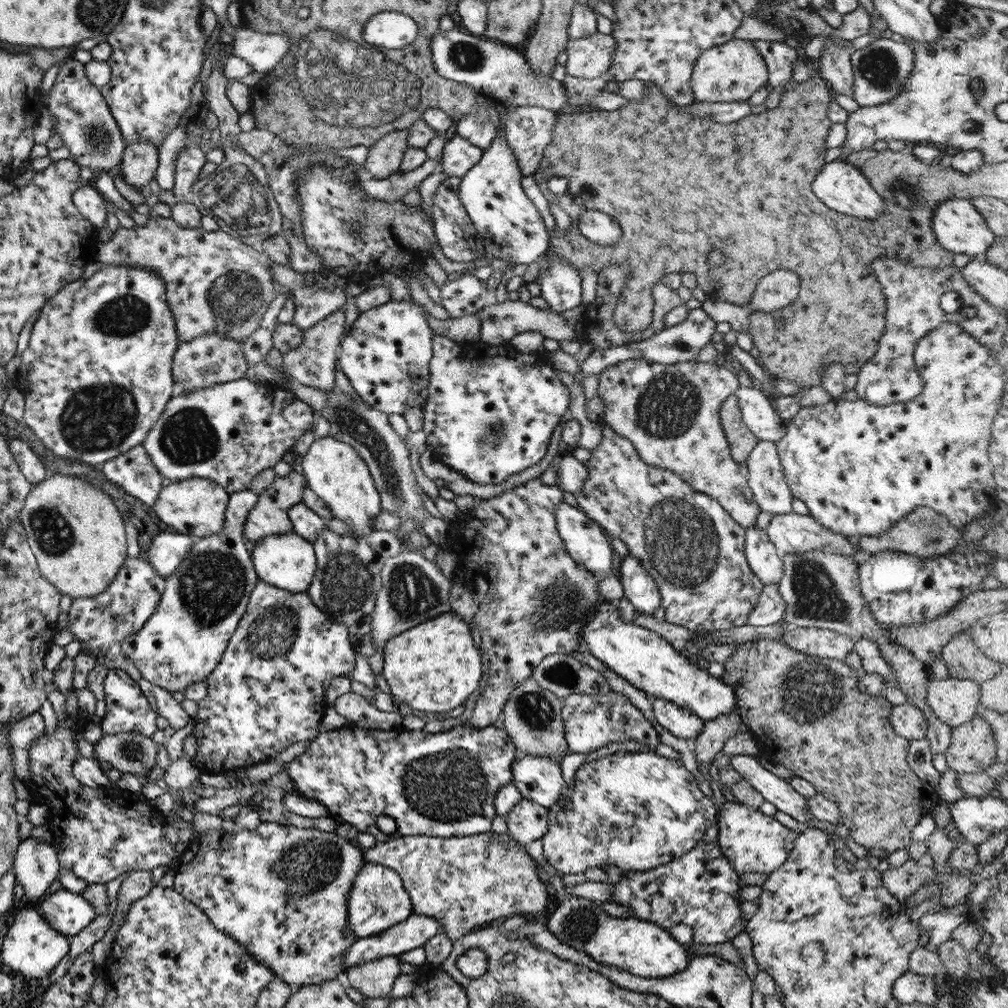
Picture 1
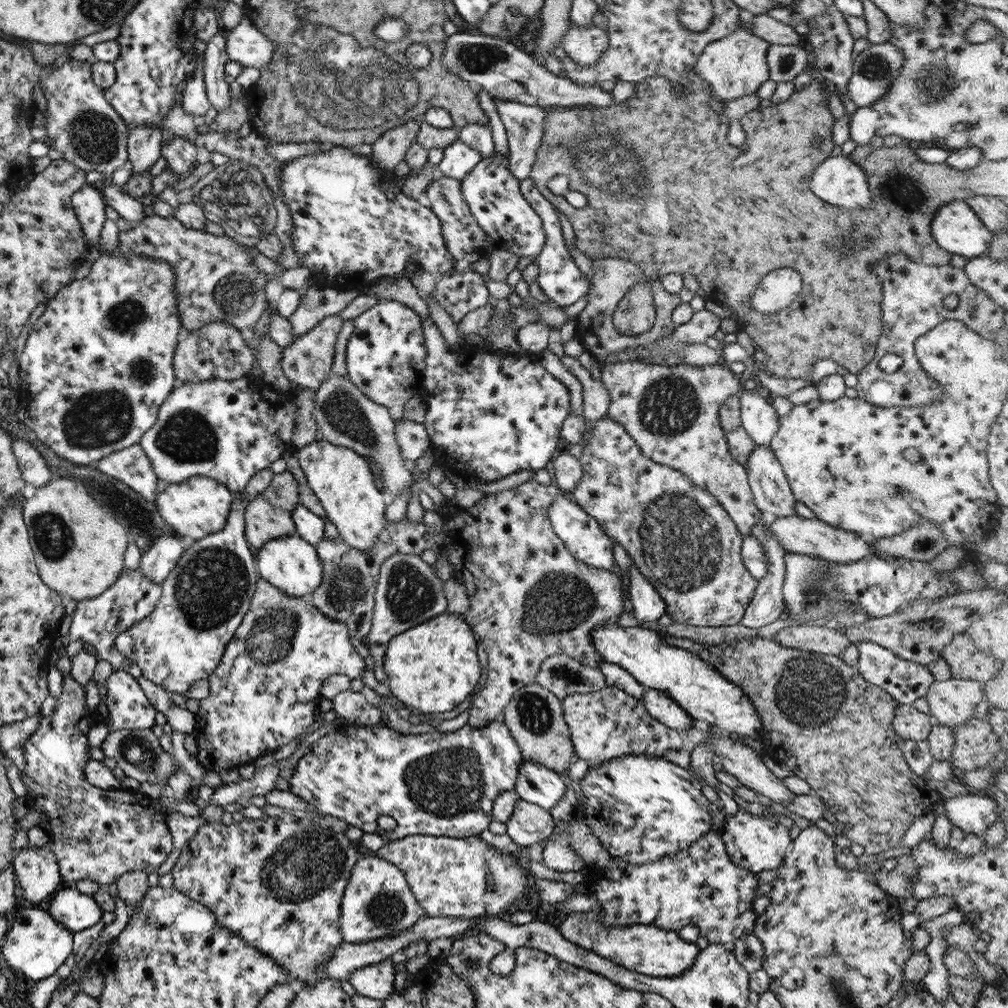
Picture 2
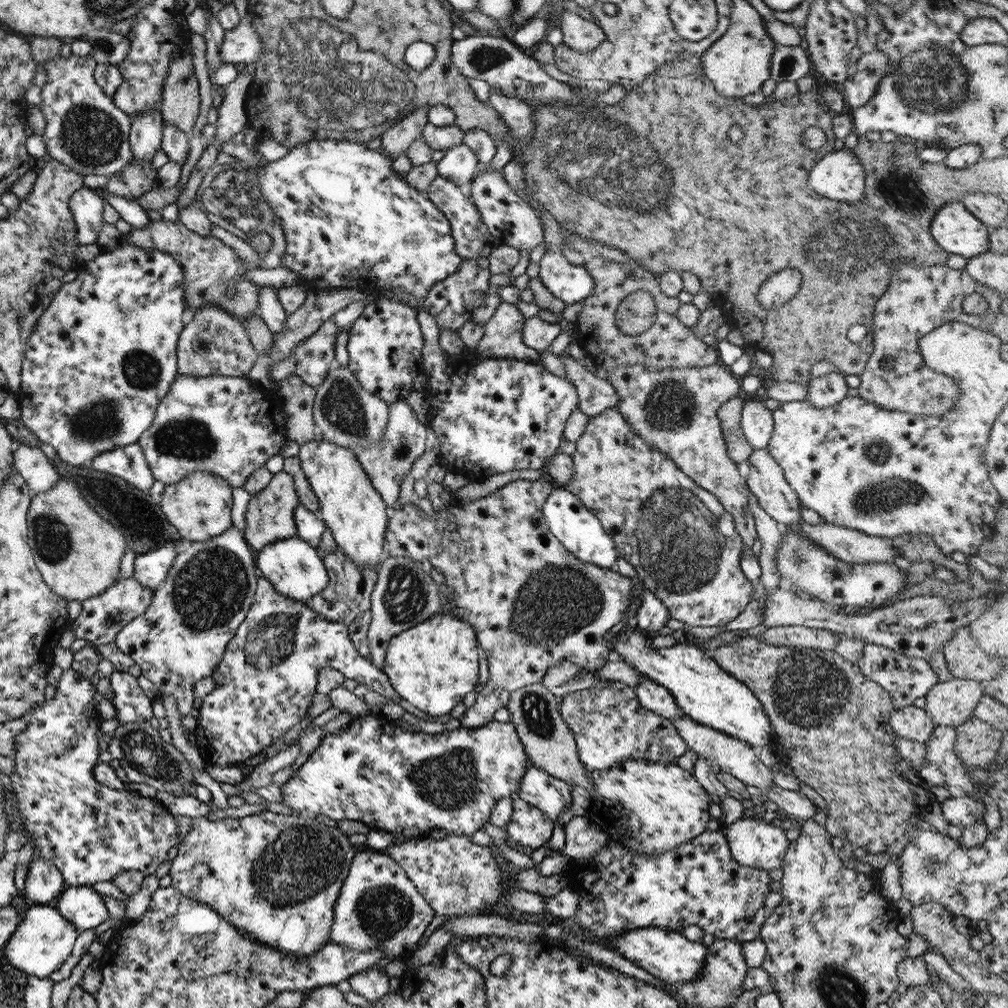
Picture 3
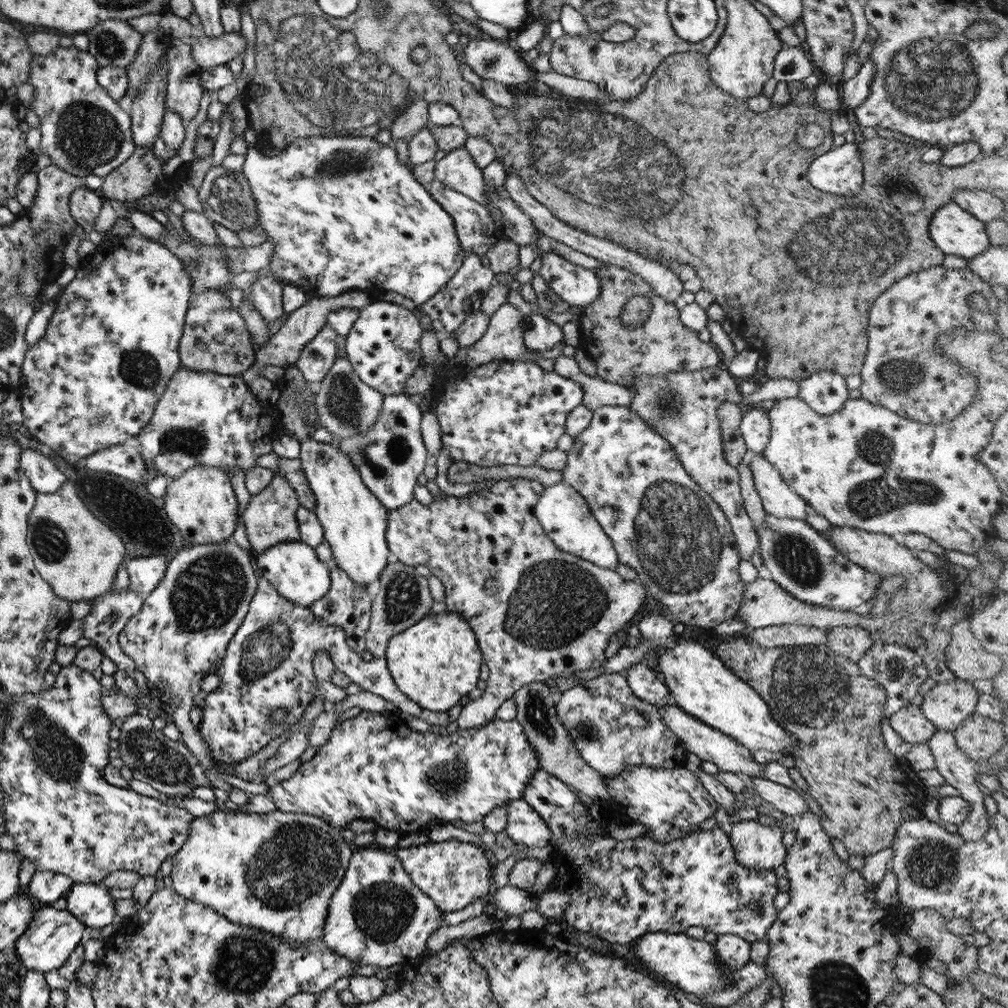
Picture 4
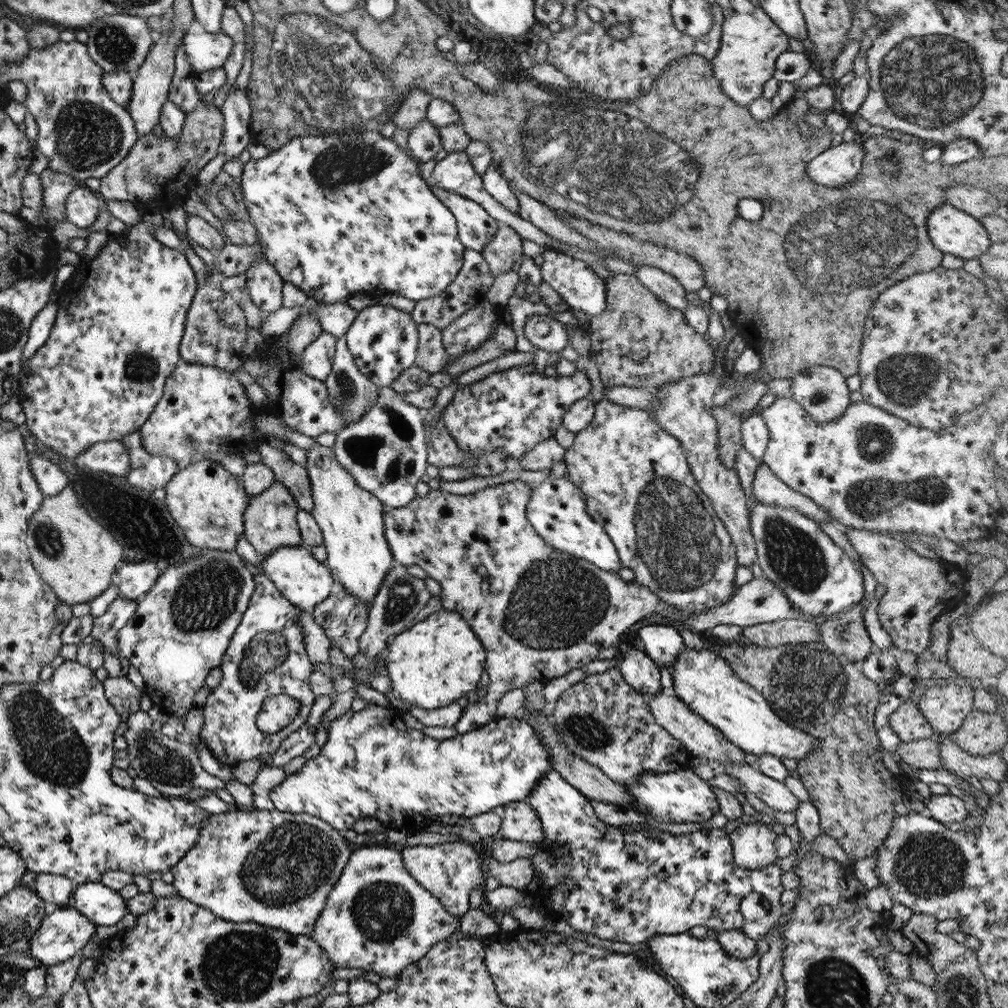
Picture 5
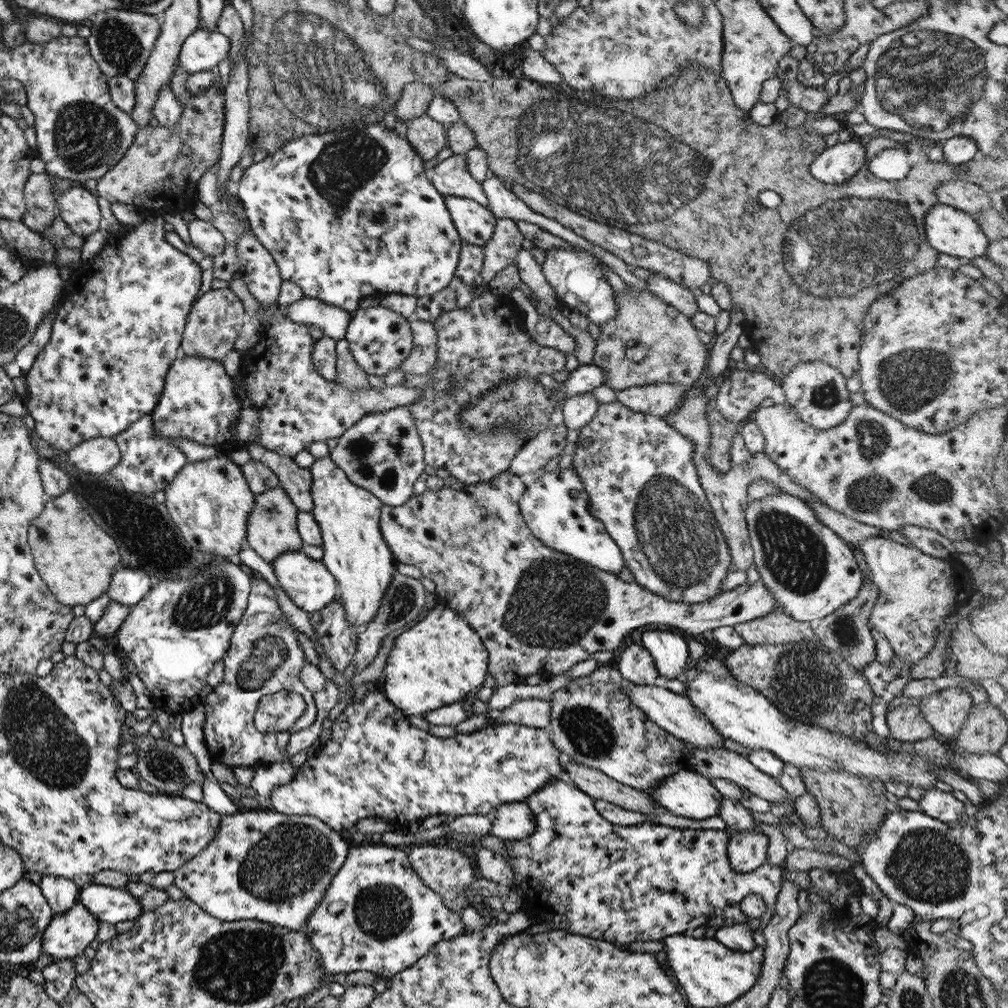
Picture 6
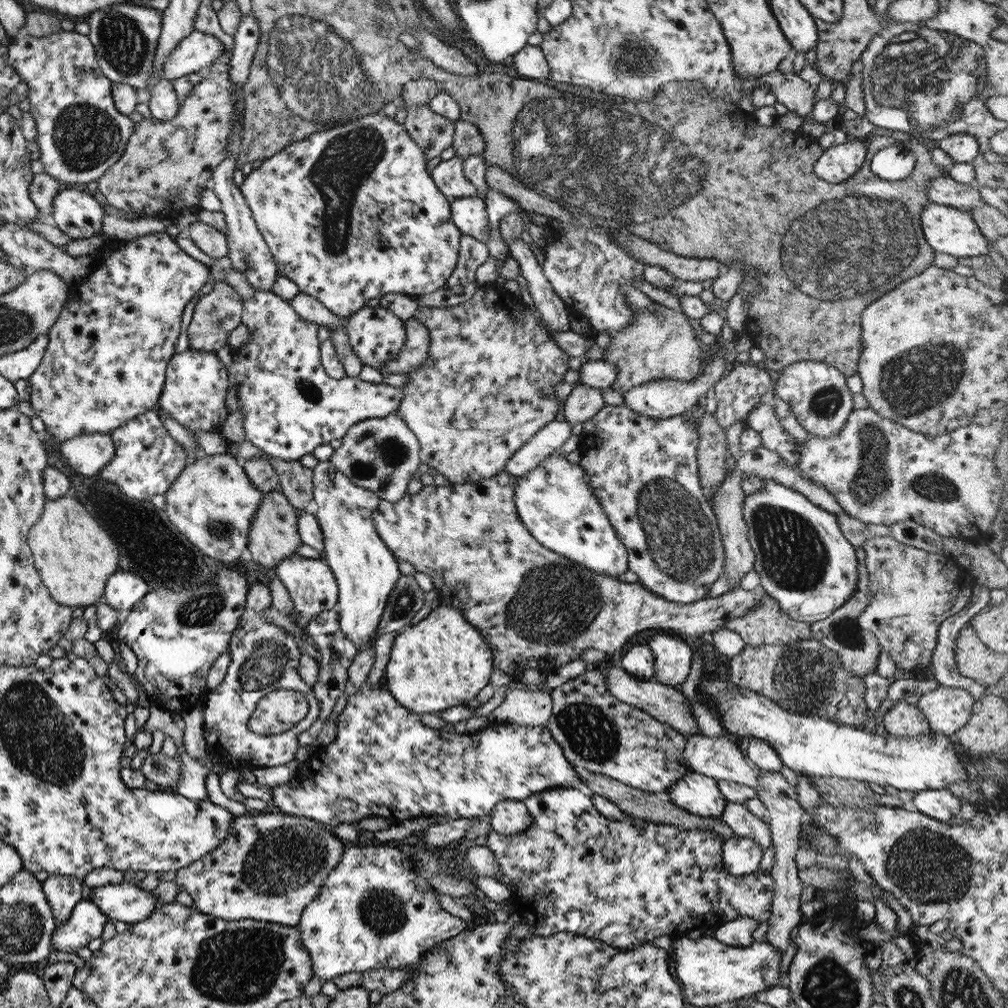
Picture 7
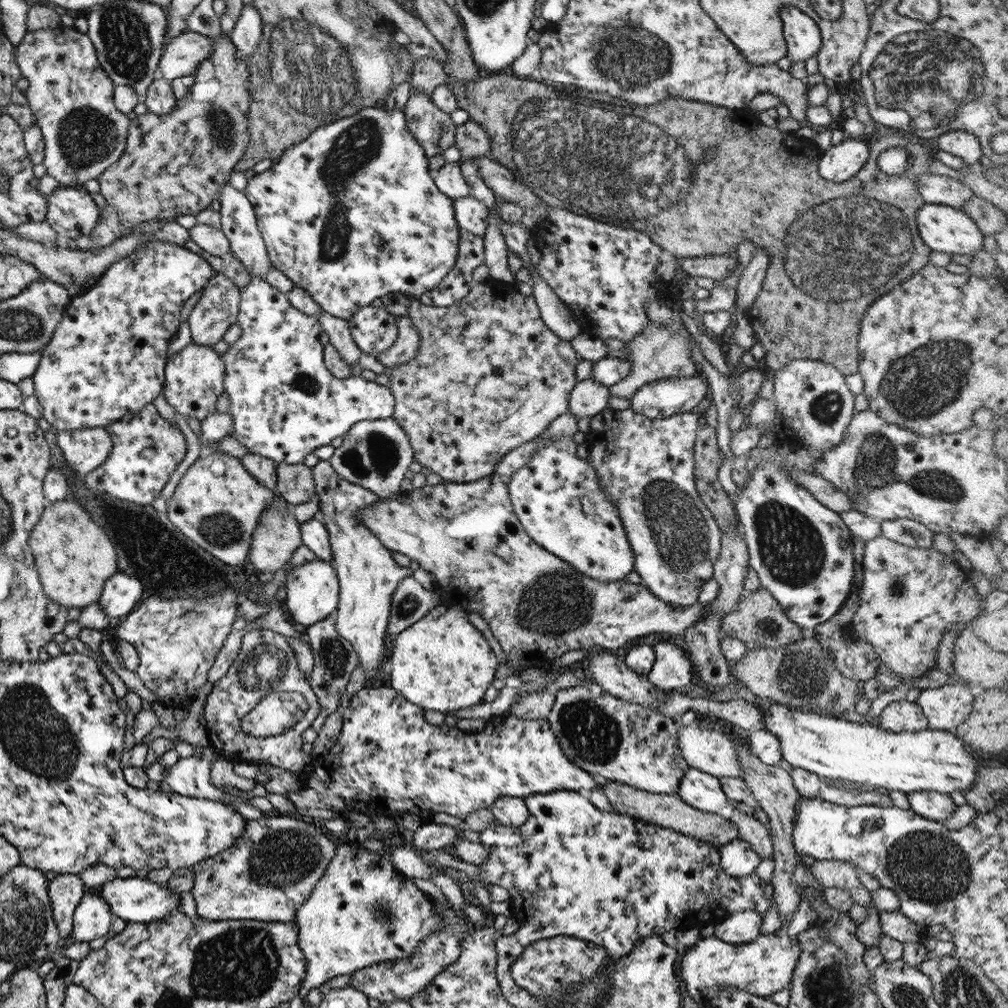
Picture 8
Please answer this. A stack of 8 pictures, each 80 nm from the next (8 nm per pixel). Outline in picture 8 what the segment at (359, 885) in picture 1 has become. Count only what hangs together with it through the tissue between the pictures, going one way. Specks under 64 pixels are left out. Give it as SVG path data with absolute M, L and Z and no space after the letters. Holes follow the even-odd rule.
M355 842L337 844L333 858L326 864L321 878L314 884L305 902L295 911L293 923L298 932L296 944L305 957L301 994L305 994L311 988L318 988L334 976L359 971L372 964L411 956L418 942L434 932L440 932L446 926L442 916L433 908L435 900L425 894L413 878L397 870L391 862L390 852L383 848L377 852L377 856L379 858L374 858L373 852Z

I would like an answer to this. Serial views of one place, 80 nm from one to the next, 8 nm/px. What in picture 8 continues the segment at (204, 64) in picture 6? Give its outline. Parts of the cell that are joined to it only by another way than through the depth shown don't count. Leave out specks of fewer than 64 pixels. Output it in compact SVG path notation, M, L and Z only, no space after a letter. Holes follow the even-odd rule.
M187 31L167 39L160 54L158 67L168 81L187 76L195 71L210 54L214 46L210 37Z

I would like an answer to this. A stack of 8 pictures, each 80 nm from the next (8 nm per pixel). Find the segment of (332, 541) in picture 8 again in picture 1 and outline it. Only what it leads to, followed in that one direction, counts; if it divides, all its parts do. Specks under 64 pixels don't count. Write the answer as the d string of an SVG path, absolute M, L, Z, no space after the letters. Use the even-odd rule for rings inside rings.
M325 436L314 440L308 451L300 457L301 473L305 477L306 486L309 487L332 512L334 518L342 520L352 528L352 533L347 535L357 538L363 537L365 533L373 530L369 527L369 522L379 514L380 500L379 494L375 490L368 466L362 461L357 451L348 444L337 440L336 438Z

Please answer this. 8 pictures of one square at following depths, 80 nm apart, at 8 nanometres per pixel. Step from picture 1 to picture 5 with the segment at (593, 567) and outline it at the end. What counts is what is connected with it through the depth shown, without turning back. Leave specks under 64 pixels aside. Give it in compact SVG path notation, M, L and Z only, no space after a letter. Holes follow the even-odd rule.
M567 477L544 479L533 489L525 507L525 516L533 530L556 551L586 560L604 571L616 572L621 567L614 544L603 527L586 511L585 497Z

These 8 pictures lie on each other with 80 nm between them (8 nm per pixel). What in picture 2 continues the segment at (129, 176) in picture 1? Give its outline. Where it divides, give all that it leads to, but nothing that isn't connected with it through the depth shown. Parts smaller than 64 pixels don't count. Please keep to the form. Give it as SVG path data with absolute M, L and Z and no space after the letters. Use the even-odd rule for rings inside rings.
M137 126L129 131L126 138L126 152L132 172L151 169L161 157L160 149L165 133L159 127Z

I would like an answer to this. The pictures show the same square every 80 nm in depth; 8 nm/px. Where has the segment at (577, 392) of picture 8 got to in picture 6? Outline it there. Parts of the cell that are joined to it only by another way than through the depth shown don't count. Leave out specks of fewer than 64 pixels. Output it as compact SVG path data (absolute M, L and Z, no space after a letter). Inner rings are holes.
M591 391L566 398L562 406L564 426L579 431L592 419L598 404Z

